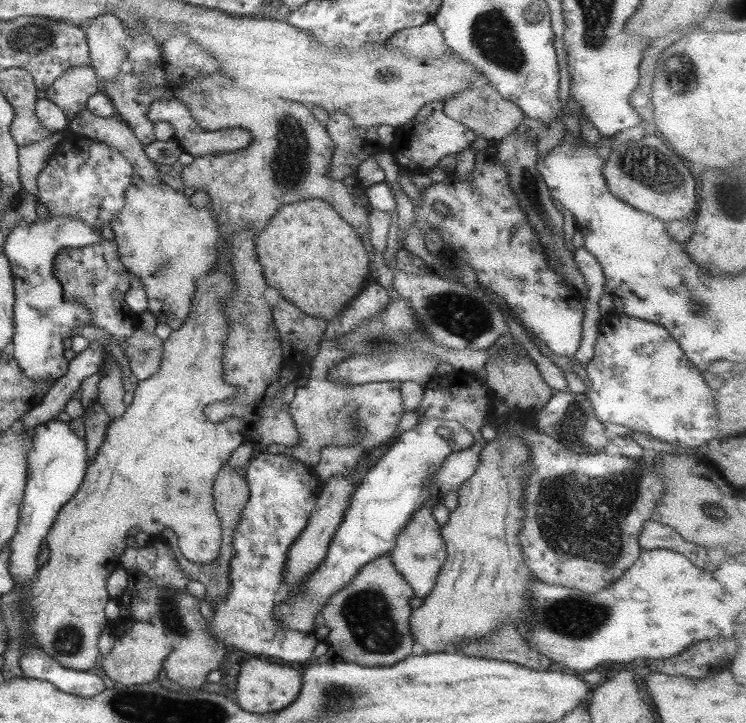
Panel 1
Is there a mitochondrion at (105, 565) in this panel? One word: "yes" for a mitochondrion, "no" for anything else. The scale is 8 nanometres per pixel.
no

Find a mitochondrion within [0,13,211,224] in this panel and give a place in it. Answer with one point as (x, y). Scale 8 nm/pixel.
(34, 36)

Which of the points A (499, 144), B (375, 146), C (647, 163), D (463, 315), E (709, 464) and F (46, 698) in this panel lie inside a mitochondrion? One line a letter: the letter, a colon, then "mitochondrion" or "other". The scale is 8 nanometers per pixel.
A: other
B: other
C: mitochondrion
D: mitochondrion
E: other
F: other

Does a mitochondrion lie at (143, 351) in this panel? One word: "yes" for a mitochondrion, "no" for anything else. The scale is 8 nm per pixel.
yes

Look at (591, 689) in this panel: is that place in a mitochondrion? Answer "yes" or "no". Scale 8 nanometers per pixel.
no

